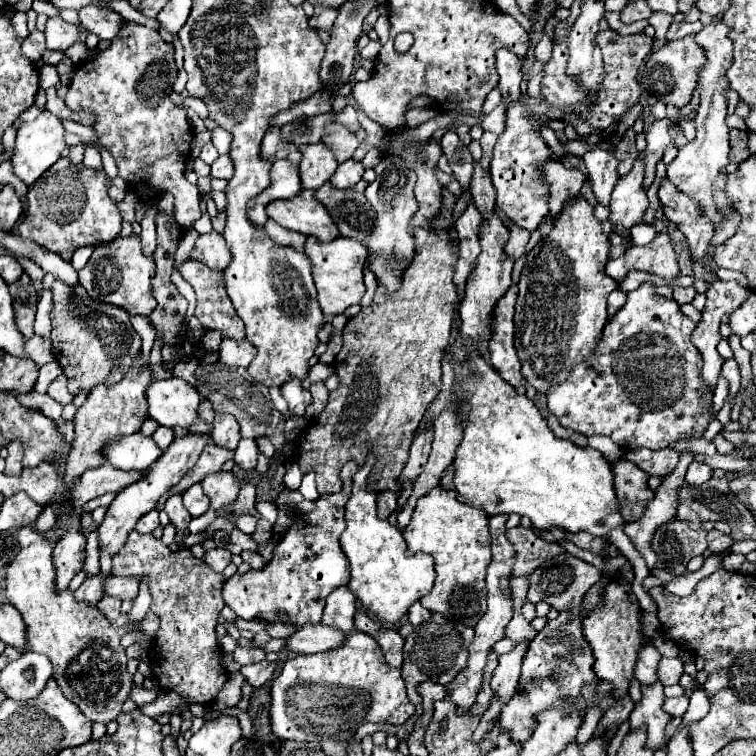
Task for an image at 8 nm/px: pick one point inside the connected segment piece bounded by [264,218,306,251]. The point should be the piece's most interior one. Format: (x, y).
(280, 235)

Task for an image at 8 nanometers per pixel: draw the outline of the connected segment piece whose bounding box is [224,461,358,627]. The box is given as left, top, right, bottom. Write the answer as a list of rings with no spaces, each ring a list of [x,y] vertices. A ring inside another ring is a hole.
[[[348,461],[342,467],[342,479],[344,479],[342,493],[328,495],[328,497],[318,497],[314,511],[296,515],[292,527],[278,541],[270,563],[262,571],[248,571],[244,575],[236,573],[226,581],[224,601],[240,619],[262,619],[262,621],[268,621],[268,623],[292,623],[296,627],[320,621],[322,607],[324,607],[326,597],[330,595],[330,591],[334,591],[336,587],[348,585],[348,581],[350,581],[348,559],[346,559],[346,555],[340,547],[340,535],[344,531],[344,505],[350,499],[352,477],[354,477],[356,471],[358,471],[358,465],[354,461]]]

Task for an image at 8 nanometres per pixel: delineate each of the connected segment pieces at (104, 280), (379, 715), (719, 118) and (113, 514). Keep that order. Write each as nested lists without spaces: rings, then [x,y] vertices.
[[[136,235],[118,237],[114,243],[98,245],[86,267],[78,271],[78,277],[80,285],[94,301],[118,305],[128,311],[128,315],[150,315],[150,311],[154,311],[154,297],[150,287],[154,277],[154,261],[142,255],[140,239]]]
[[[352,631],[338,651],[298,655],[286,661],[270,687],[270,725],[282,741],[348,741],[364,723],[402,725],[414,715],[400,669],[384,661],[382,649],[370,635]]]
[[[712,21],[708,27],[704,27],[698,35],[696,41],[698,45],[704,49],[706,53],[706,63],[700,67],[698,71],[698,91],[700,91],[700,107],[698,107],[698,115],[696,115],[696,137],[694,141],[686,143],[680,151],[678,157],[668,165],[668,179],[686,195],[690,195],[692,199],[696,199],[704,213],[710,217],[710,221],[718,227],[722,221],[722,213],[720,207],[716,207],[714,199],[712,199],[712,183],[714,177],[722,171],[722,167],[726,167],[730,163],[728,153],[730,153],[730,137],[728,137],[728,127],[724,123],[726,119],[726,109],[728,109],[728,97],[726,97],[726,89],[730,87],[728,79],[726,79],[726,71],[732,67],[732,41],[728,39],[728,27],[724,25],[724,21]]]
[[[188,433],[184,437],[178,437],[170,443],[170,447],[164,451],[162,459],[158,459],[158,463],[154,463],[154,467],[150,467],[146,471],[146,477],[140,479],[138,483],[126,487],[124,491],[120,491],[114,499],[114,503],[108,507],[106,517],[102,521],[102,525],[98,527],[98,549],[108,553],[110,557],[116,555],[120,551],[120,547],[126,543],[128,533],[134,529],[134,525],[138,523],[138,519],[142,515],[146,515],[148,511],[156,509],[158,499],[170,489],[174,487],[198,461],[200,453],[204,451],[204,447],[210,443],[210,433]]]

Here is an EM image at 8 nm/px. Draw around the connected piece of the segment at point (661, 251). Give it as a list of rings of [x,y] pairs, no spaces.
[[[658,233],[648,245],[632,245],[626,253],[614,261],[608,261],[606,273],[616,281],[624,281],[628,271],[648,271],[662,279],[672,279],[678,275],[678,257],[672,241],[666,233]]]

